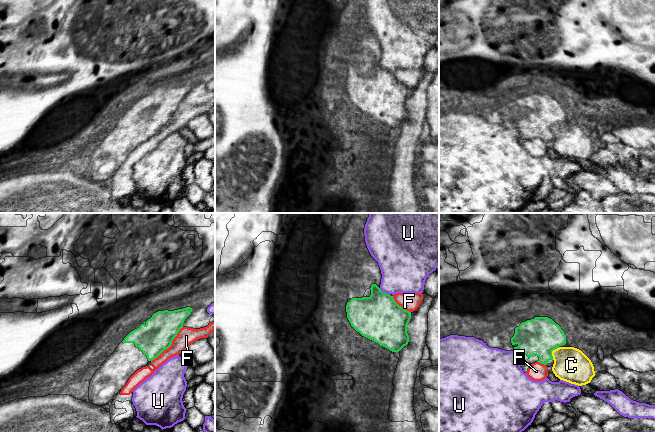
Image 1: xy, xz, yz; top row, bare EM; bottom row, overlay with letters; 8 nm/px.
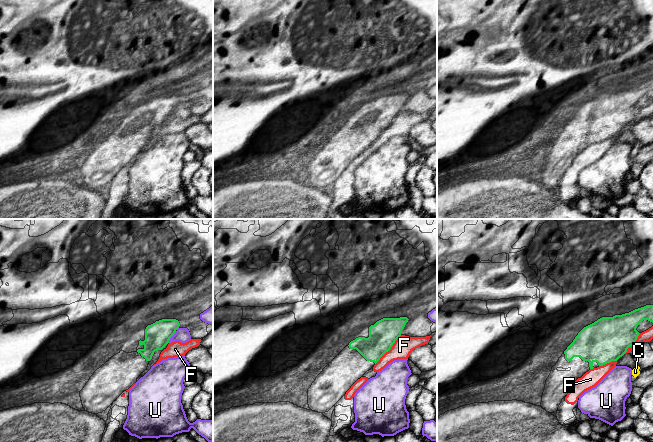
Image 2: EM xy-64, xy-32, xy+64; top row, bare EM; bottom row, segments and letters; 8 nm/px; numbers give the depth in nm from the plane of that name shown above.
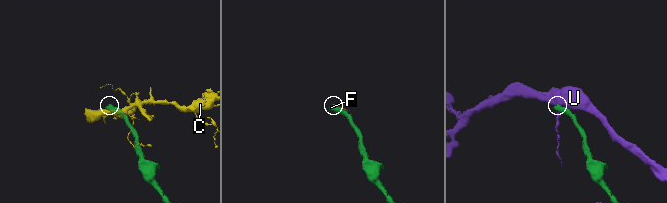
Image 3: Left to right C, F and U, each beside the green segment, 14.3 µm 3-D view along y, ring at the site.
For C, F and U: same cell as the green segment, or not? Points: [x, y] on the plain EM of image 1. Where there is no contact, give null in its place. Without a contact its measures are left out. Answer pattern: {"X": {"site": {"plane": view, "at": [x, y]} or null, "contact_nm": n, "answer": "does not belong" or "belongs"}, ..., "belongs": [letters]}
{"C": {"site": {"plane": "yz", "at": [551, 128]}, "contact_nm": 120, "answer": "does not belong"}, "F": {"site": {"plane": "xy", "at": [170, 121]}, "contact_nm": 380, "answer": "does not belong"}, "U": {"site": {"plane": "xz", "at": [384, 69]}, "contact_nm": 110, "answer": "does not belong"}, "belongs": []}

